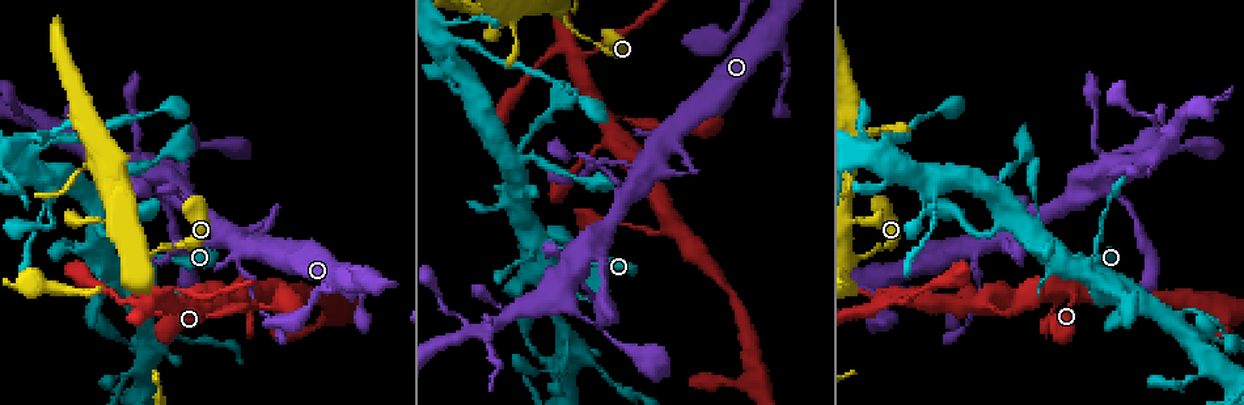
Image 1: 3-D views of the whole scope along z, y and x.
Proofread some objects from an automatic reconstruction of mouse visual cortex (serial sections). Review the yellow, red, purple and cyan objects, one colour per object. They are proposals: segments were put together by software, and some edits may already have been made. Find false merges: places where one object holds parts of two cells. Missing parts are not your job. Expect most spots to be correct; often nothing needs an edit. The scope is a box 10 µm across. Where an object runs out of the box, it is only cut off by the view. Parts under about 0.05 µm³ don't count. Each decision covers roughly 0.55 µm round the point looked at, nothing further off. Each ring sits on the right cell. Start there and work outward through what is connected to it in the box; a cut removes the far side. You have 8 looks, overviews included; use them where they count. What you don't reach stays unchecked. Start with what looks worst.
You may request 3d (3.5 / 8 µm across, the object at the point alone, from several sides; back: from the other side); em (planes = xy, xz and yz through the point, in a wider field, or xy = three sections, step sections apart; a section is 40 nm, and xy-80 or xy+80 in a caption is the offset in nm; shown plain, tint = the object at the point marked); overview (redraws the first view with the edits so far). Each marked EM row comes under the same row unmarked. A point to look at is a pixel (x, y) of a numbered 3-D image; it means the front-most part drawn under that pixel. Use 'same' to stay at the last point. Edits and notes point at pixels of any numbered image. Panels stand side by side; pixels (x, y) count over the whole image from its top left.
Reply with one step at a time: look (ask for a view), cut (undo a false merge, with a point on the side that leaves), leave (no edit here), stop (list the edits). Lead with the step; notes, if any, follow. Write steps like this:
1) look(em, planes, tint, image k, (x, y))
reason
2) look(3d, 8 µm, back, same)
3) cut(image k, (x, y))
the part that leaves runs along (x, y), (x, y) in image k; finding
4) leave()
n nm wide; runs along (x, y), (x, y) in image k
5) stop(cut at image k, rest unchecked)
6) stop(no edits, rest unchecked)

look(3d, 8 µm, image 1, (471, 49))
thick turns thin

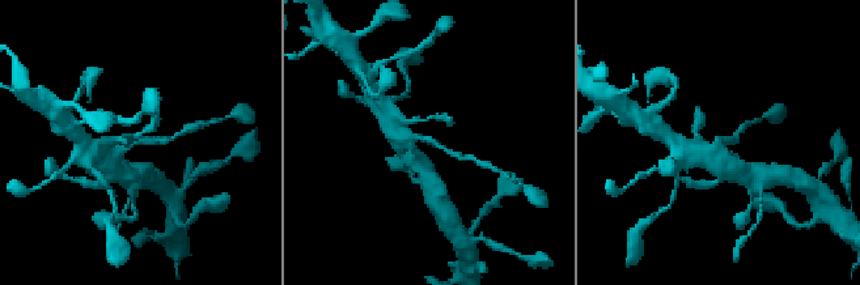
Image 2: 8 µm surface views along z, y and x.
look(em, xy, step 5, tint, same)
arms of 150, 450 nm; now the EM

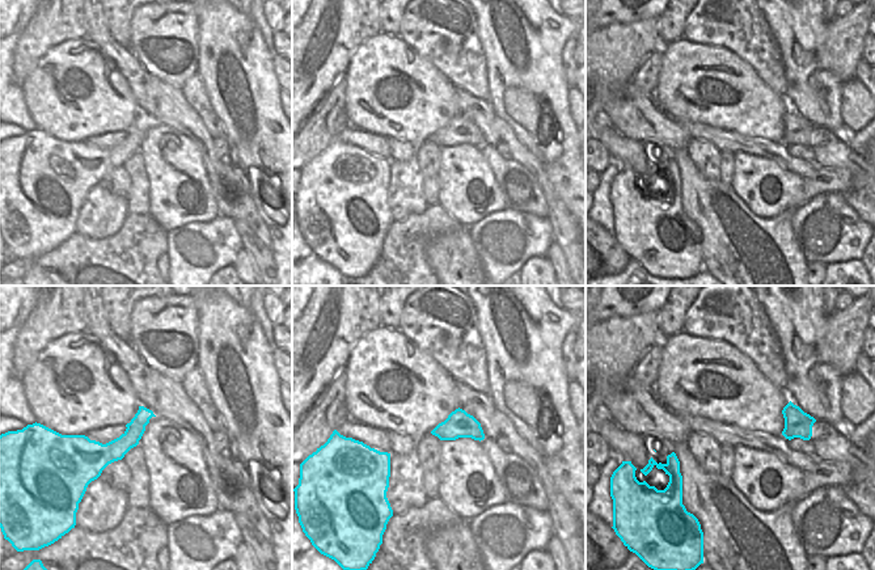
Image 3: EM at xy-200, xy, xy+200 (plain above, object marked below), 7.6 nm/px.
leave()
runs along (110, 162), (132, 143), (170, 140) in image 2; all the same cell

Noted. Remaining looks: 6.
look(3d, 3.5 µm, back, image 1, (612, 121))
thin neck

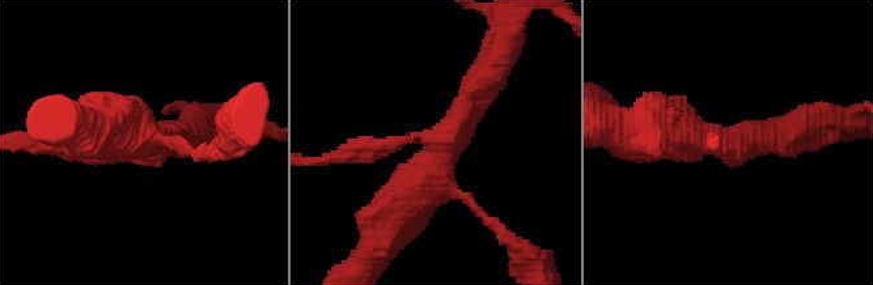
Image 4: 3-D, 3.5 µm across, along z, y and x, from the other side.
look(em, xy, step 1, tint, image 4, (730, 137))
4 arms; arms of 150, 150, 300, 500 nm; now the EM

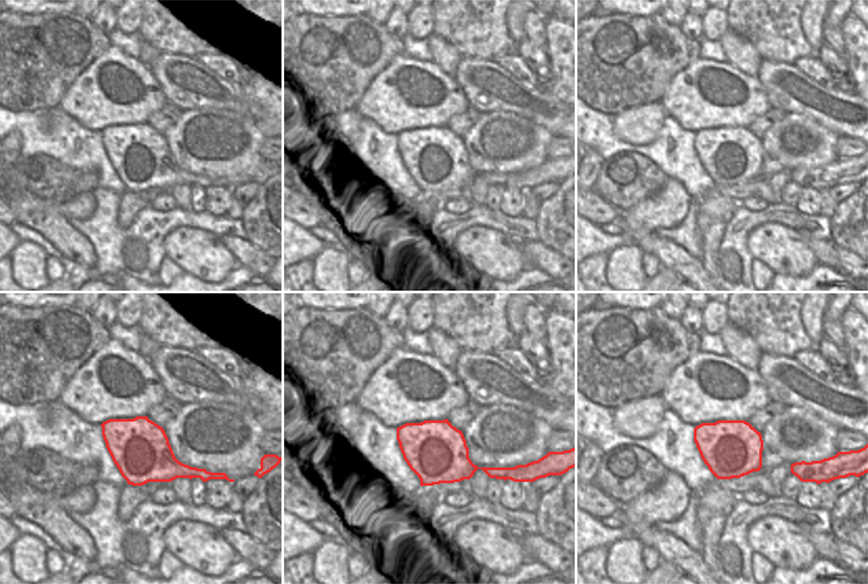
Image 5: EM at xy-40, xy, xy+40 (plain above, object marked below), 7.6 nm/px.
leave()
all the same cell

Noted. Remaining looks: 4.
look(3d, 8 µm, image 1, (43, 228))
sudden change in width

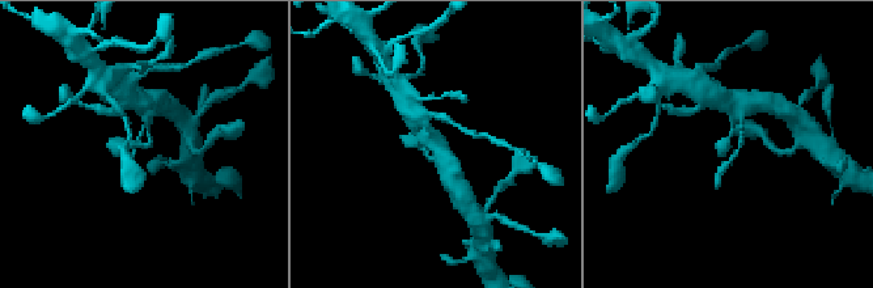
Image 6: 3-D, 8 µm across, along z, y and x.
look(em, xy, step 3, tint, same)

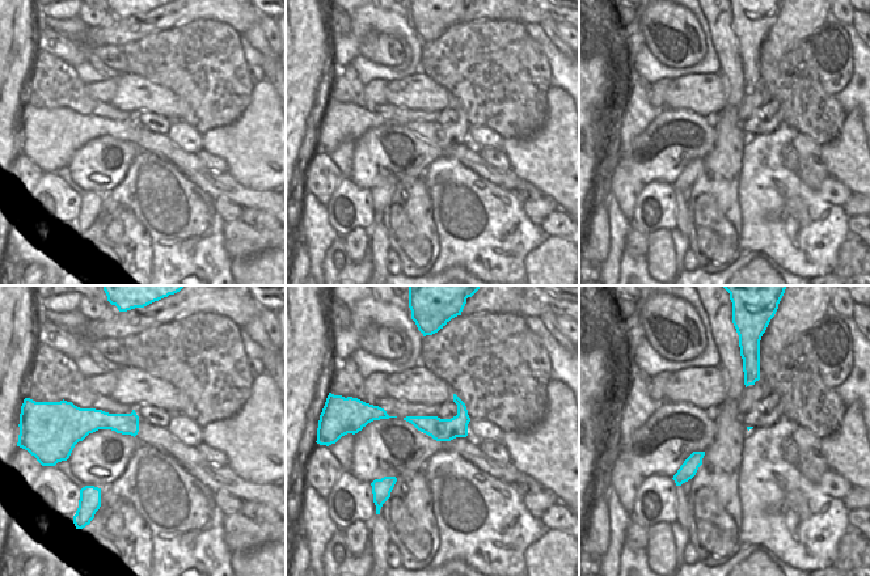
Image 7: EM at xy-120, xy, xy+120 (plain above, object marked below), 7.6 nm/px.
leave()
runs along (135, 419), (91, 422), (72, 440) in image 7; all the same cell

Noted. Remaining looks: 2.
stop(no edits, rest unchecked)

